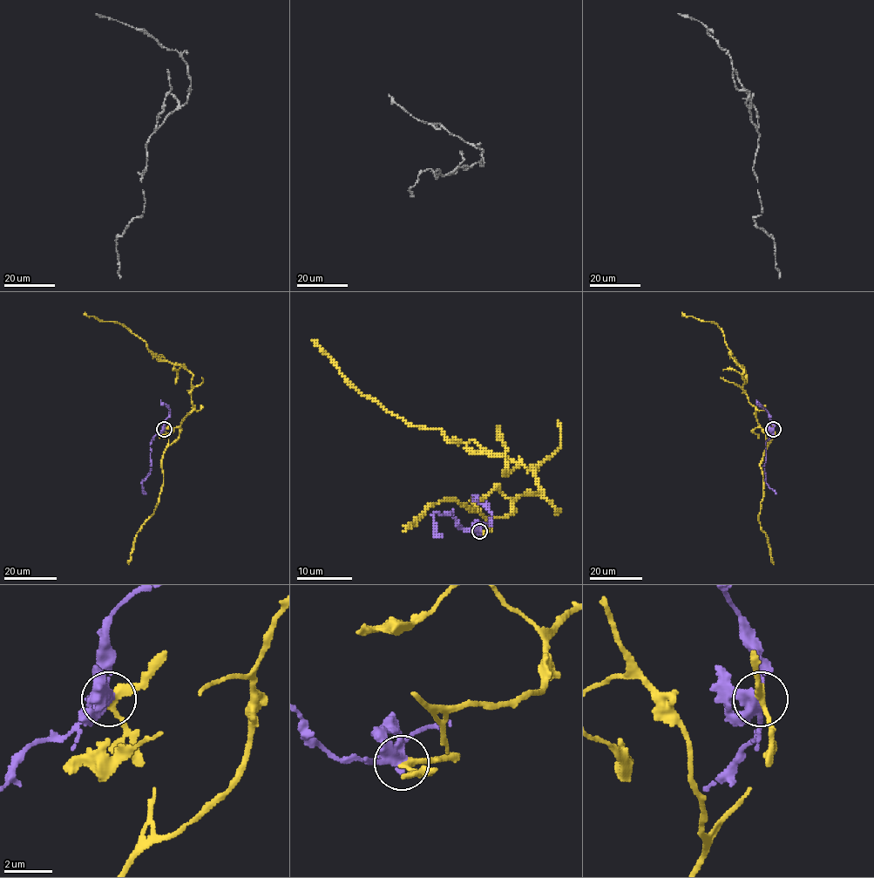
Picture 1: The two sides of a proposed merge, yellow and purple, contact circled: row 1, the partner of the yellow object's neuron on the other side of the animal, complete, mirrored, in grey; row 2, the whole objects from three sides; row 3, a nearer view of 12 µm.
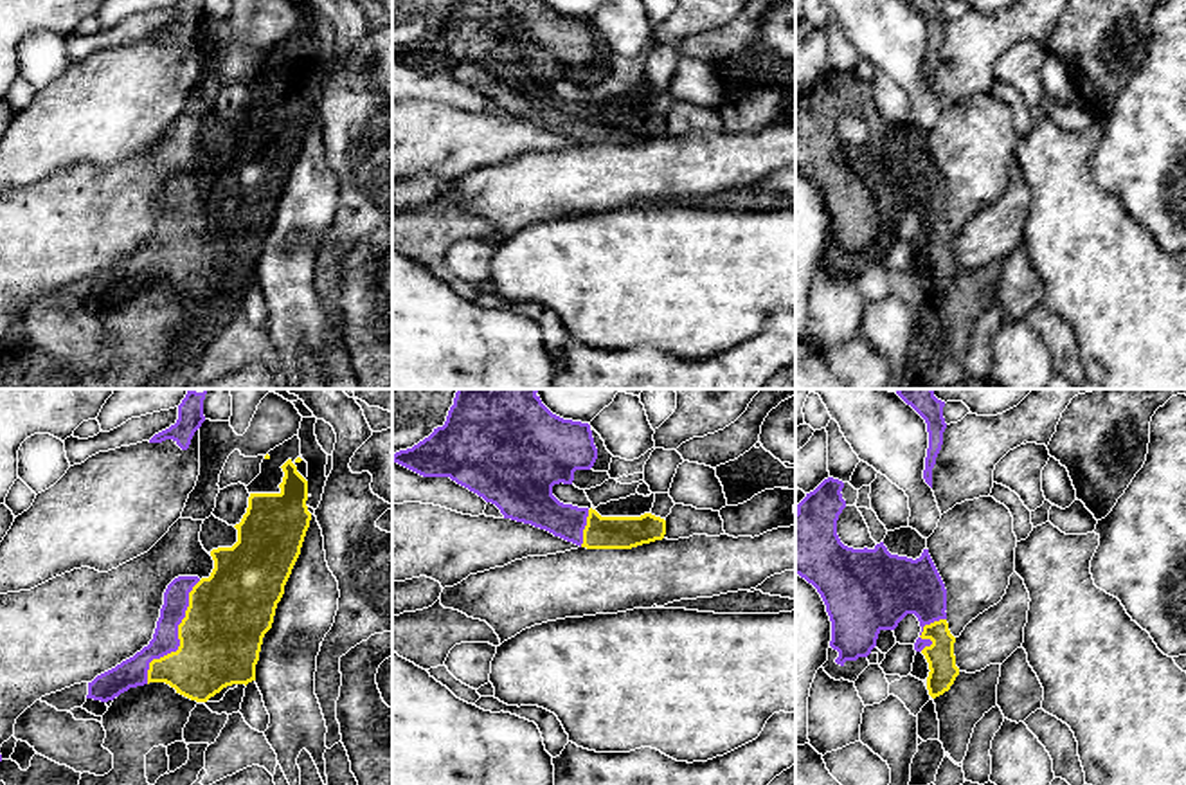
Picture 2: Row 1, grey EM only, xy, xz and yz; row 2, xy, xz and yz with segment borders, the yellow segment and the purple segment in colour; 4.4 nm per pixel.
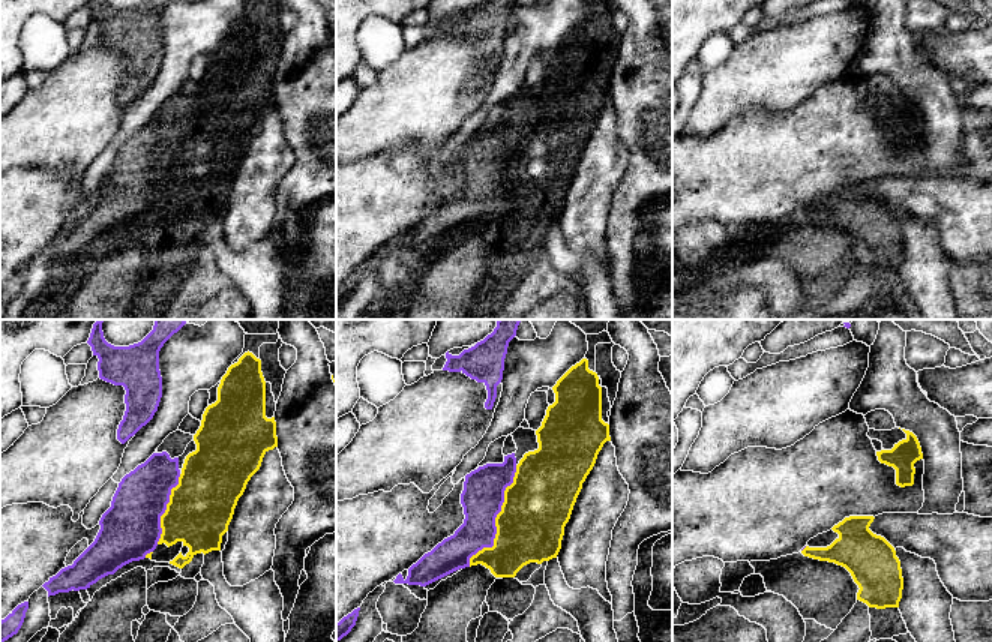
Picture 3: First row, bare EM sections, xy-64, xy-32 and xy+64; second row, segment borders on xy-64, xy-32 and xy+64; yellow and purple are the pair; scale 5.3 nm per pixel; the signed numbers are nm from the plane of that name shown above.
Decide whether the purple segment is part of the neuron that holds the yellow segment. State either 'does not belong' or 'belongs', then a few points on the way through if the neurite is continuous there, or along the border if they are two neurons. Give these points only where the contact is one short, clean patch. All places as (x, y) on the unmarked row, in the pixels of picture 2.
belongs

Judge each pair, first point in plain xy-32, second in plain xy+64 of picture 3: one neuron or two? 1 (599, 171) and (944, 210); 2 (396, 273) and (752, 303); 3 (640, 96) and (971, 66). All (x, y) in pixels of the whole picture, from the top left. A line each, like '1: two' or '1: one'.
1: two
2: two
3: two

